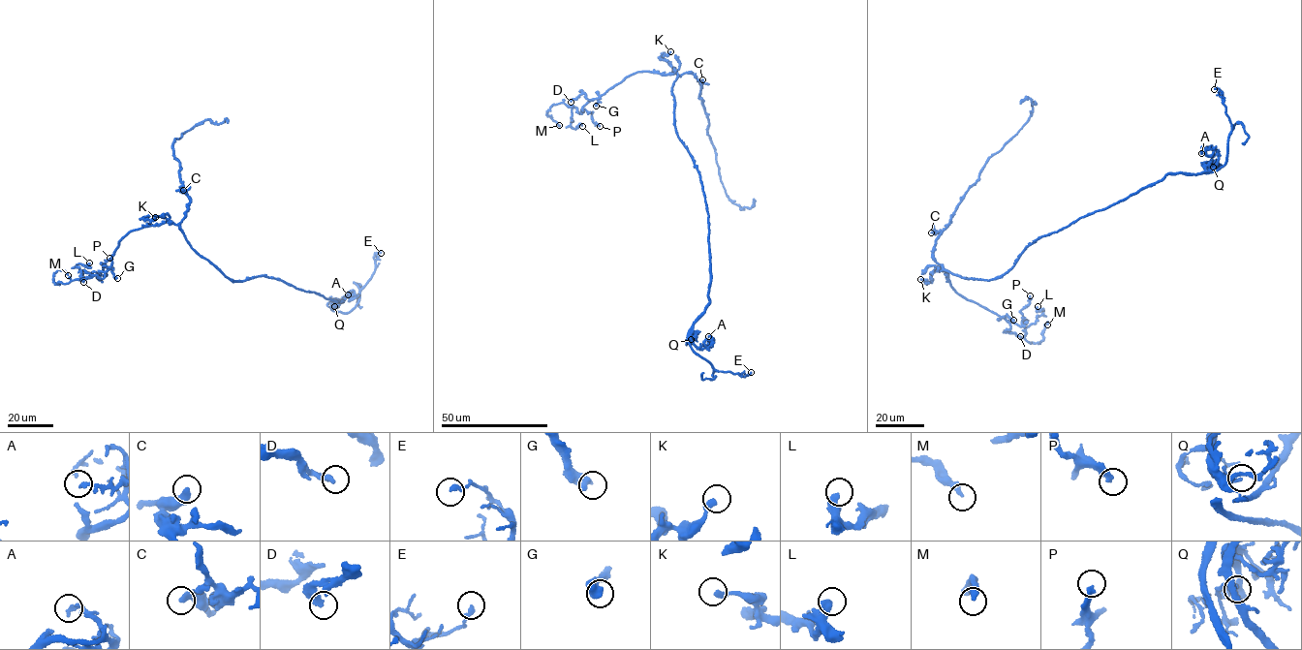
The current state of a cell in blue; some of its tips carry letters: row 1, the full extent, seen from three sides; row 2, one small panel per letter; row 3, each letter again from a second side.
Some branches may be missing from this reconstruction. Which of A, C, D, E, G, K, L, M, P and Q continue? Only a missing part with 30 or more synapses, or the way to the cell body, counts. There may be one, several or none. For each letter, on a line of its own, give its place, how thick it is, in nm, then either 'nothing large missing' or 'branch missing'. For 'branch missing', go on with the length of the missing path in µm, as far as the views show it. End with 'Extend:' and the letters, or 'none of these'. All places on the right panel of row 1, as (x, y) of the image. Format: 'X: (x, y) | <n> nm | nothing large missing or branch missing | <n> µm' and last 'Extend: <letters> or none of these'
A: (1201, 153) | 150 nm | nothing large missing
C: (931, 232) | 380 nm | nothing large missing
D: (1020, 336) | 320 nm | nothing large missing
E: (1214, 89) | 200 nm | nothing large missing
G: (1013, 320) | 500 nm | nothing large missing
K: (920, 279) | 280 nm | nothing large missing
L: (1038, 306) | 420 nm | nothing large missing
M: (1047, 324) | 280 nm | nothing large missing
P: (1030, 295) | 340 nm | nothing large missing
Q: (1213, 167) | 130 nm | nothing large missing
Extend: none of these

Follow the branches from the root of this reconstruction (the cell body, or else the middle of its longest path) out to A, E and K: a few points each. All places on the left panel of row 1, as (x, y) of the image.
A: (241, 280), (263, 275), (336, 302), (343, 302), (344, 298), (335, 309), (350, 292), (354, 294), (348, 294)
E: (241, 280), (263, 275), (336, 302), (344, 298), (331, 308), (345, 313), (357, 303), (381, 253)
K: (241, 280), (226, 276), (196, 252), (180, 228), (168, 219), (151, 215), (142, 218), (150, 220), (155, 217)

